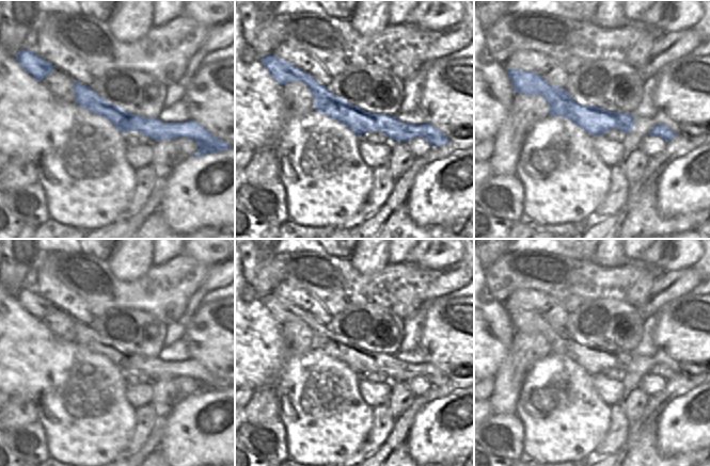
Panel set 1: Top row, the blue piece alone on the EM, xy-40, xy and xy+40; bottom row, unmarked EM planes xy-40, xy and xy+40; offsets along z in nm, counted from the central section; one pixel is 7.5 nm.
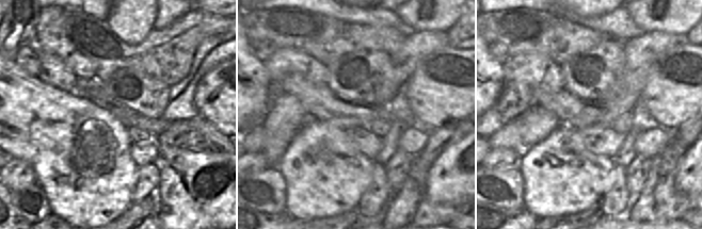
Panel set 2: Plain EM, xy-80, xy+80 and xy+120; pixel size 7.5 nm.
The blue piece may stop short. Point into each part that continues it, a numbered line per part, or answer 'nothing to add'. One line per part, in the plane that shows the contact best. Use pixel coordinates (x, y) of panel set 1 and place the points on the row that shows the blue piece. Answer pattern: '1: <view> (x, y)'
nothing to add

